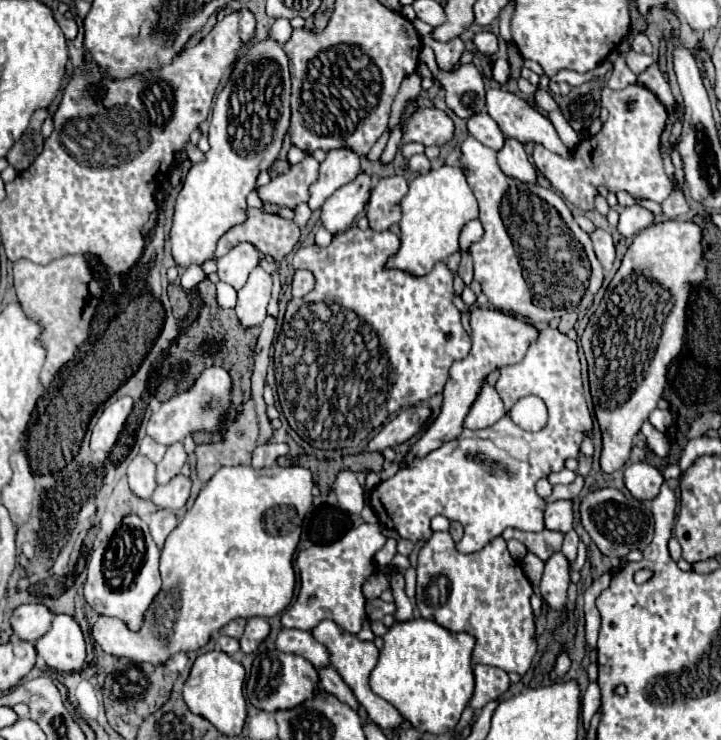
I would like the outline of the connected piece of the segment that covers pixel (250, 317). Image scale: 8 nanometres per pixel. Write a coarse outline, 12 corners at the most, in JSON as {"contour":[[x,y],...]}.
{"contour":[[257,266],[237,292],[243,328],[267,316],[273,278]]}

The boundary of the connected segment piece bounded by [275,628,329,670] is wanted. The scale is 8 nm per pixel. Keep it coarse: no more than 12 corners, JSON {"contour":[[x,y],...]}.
{"contour":[[283,628],[275,644],[303,656],[317,670],[329,666],[329,650],[311,632]]}

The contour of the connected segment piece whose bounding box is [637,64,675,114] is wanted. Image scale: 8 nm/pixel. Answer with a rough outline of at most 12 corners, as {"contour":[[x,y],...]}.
{"contour":[[657,64],[637,76],[673,112],[675,98]]}

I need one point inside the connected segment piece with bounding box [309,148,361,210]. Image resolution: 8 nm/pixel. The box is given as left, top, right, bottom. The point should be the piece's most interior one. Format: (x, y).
(341, 166)

